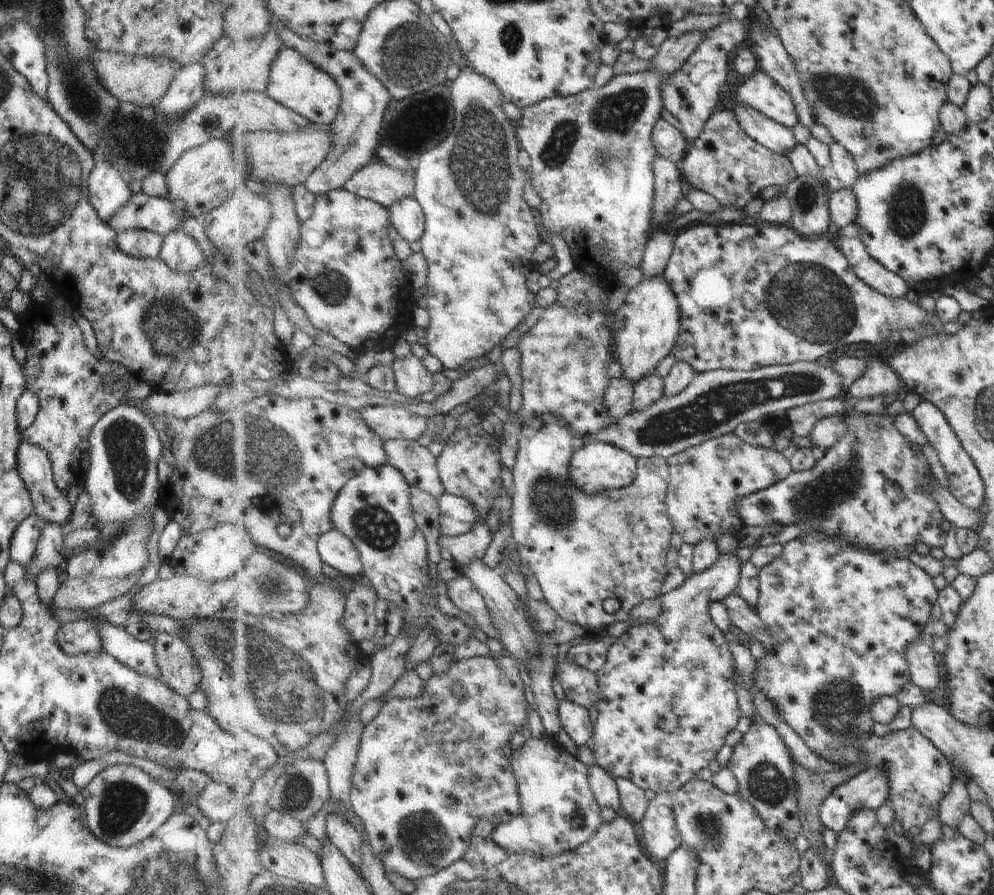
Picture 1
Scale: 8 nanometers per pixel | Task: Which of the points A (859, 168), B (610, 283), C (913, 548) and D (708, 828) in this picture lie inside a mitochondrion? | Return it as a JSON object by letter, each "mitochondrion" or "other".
{"A":"other","B":"other","C":"other","D":"mitochondrion"}

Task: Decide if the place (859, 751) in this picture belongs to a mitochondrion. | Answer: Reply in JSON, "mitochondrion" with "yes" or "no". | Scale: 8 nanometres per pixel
{"mitochondrion":"yes"}

